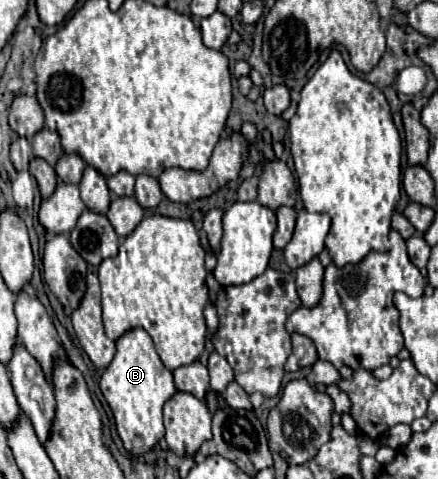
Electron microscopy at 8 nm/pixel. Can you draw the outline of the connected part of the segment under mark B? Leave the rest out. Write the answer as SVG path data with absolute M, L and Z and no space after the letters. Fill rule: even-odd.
M131 329L121 339L117 339L117 353L101 375L99 387L113 411L115 427L123 447L131 455L143 455L151 451L153 445L165 437L163 405L177 393L177 389L171 371L161 363L155 351L155 343L145 329Z

